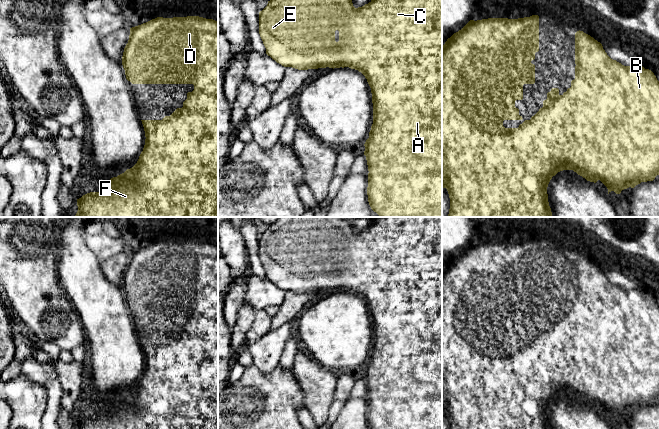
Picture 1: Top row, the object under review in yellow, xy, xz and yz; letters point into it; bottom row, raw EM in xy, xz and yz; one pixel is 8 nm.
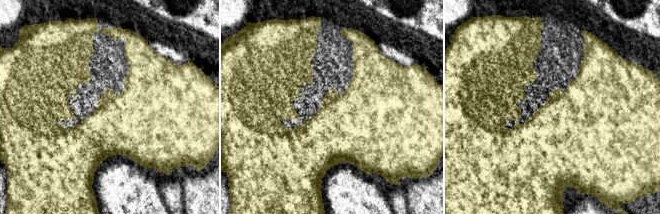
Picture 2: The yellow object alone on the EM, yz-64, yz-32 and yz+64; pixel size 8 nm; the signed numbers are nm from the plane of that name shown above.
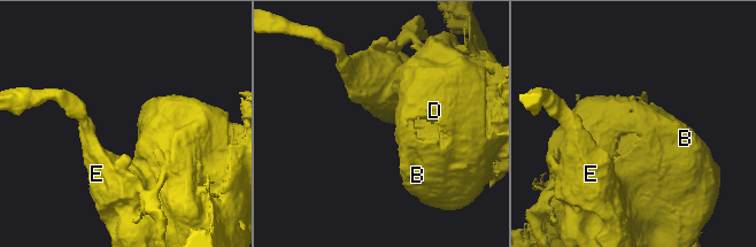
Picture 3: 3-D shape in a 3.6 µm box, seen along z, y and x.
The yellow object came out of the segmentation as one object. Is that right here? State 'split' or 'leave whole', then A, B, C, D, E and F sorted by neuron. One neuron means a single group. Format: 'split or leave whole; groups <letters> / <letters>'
split; groups A B / C D E F

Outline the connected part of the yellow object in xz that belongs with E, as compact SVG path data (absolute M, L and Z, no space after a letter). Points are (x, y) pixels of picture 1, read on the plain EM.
M279 217L274 223L268 225L267 230L259 236L259 258L266 272L266 278L270 280L277 287L284 291L292 291L298 294L318 293L318 292L344 292L349 291L351 293L361 296L370 310L370 312L384 312L387 304L390 304L391 311L394 316L397 315L397 310L403 304L409 303L413 308L434 308L442 298L442 217L378 217L373 220L373 223L362 231L355 232L353 230L351 220L346 217Z

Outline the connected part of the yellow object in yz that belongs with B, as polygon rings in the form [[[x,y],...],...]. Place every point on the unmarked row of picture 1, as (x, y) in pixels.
[[[583,255],[575,257],[575,303],[562,319],[552,312],[543,331],[518,352],[507,352],[506,358],[517,358],[518,371],[535,374],[540,381],[541,410],[533,421],[535,429],[549,429],[547,411],[558,396],[573,394],[587,405],[600,404],[608,413],[620,418],[641,406],[653,405],[659,399],[659,305],[641,289],[624,290],[611,283],[600,266]]]

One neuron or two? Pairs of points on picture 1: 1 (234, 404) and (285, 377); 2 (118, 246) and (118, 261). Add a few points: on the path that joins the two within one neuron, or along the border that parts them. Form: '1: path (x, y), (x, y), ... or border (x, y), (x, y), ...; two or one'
1: path (247, 404), (272, 390); one
2: border (126, 249), (101, 262); two

